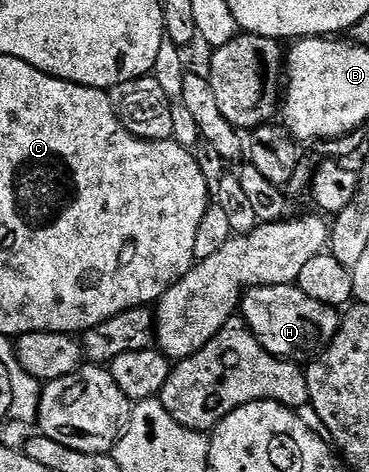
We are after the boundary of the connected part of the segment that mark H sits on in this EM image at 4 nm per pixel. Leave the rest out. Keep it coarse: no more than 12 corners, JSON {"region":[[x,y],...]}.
{"region":[[295,284],[249,288],[240,315],[271,355],[319,356],[341,321]]}

